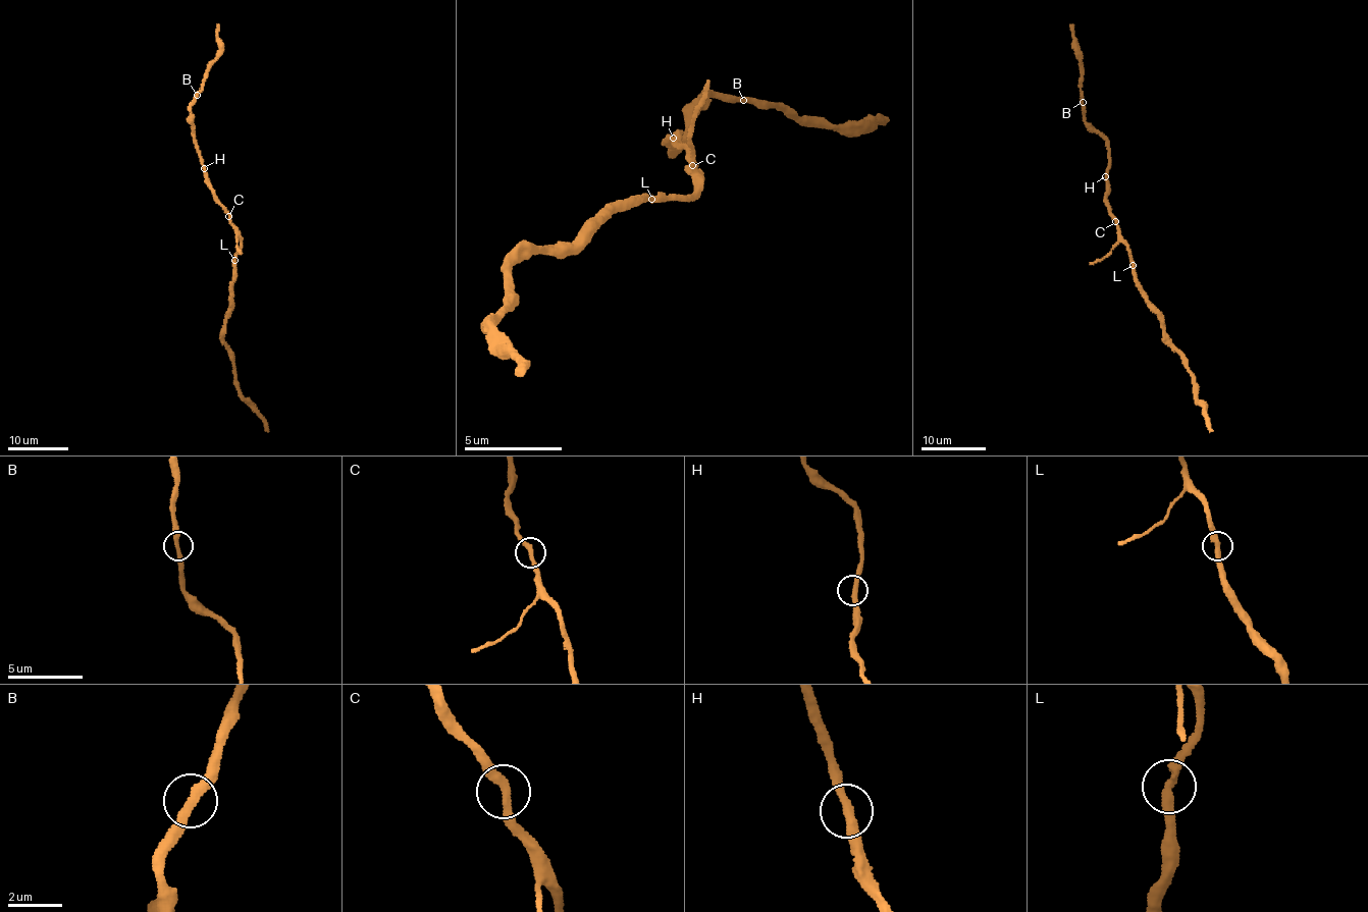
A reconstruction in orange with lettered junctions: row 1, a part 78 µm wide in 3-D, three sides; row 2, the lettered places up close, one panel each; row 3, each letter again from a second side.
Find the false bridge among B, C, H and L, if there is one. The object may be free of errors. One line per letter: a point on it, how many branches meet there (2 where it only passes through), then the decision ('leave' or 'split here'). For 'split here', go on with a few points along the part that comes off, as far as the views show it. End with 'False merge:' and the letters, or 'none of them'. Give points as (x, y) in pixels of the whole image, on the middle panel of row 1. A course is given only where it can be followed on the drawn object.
B: place (743, 100); branches 2; leave
C: place (692, 165); branches 2; leave
H: place (673, 138); branches 2; leave
L: place (651, 199); branches 2; leave
False merge: none of them

